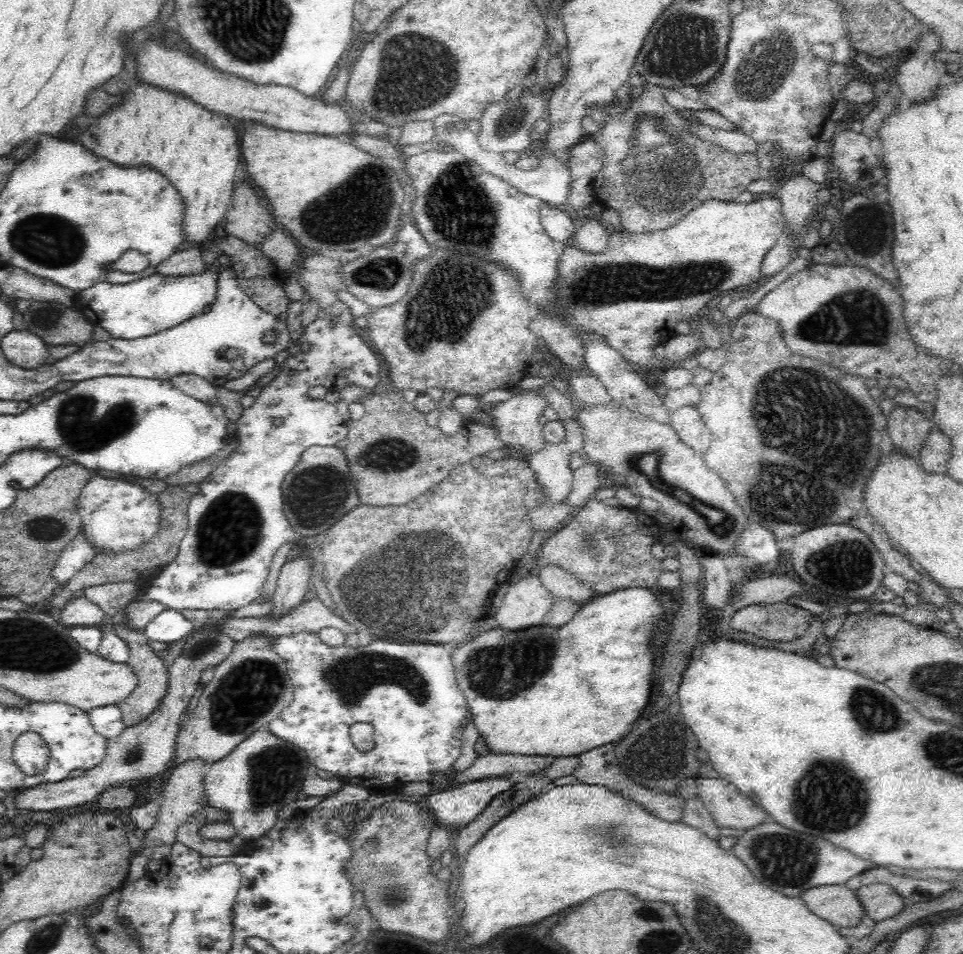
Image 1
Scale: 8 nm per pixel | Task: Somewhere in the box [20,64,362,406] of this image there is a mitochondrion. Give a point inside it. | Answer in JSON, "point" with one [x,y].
{"point":[40,319]}

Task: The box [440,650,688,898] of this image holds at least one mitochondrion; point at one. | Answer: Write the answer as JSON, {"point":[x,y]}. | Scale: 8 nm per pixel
{"point":[607,839]}

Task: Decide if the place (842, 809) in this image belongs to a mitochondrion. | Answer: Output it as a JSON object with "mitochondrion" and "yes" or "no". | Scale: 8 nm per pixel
{"mitochondrion":"yes"}

